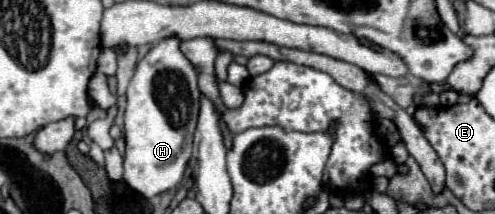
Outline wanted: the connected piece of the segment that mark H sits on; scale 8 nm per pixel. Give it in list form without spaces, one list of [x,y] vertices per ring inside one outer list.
[[[169,37],[155,45],[139,63],[137,71],[127,89],[127,109],[125,109],[125,183],[141,193],[143,197],[155,197],[165,191],[175,189],[187,163],[191,159],[191,139],[197,125],[199,113],[199,87],[197,87],[197,71],[191,61],[181,53],[179,39]]]

